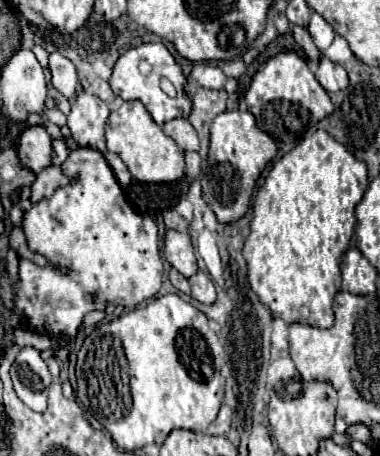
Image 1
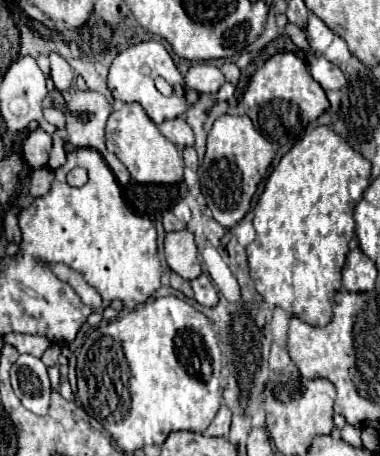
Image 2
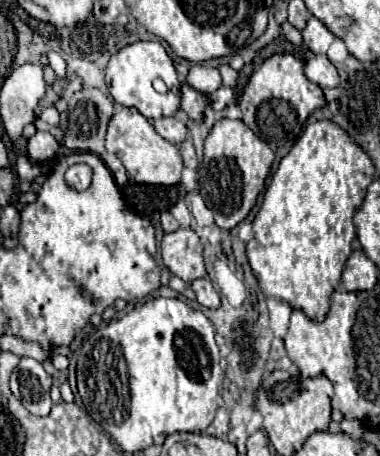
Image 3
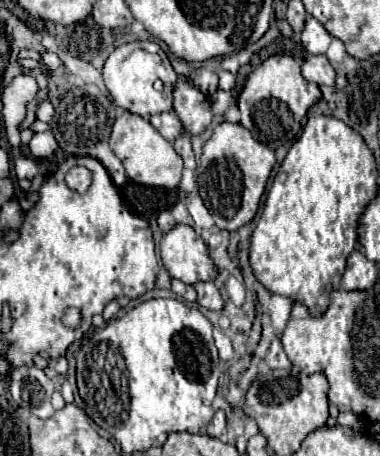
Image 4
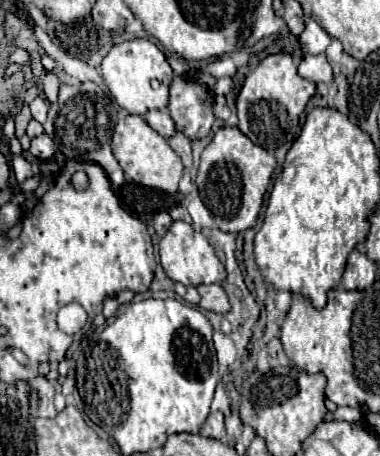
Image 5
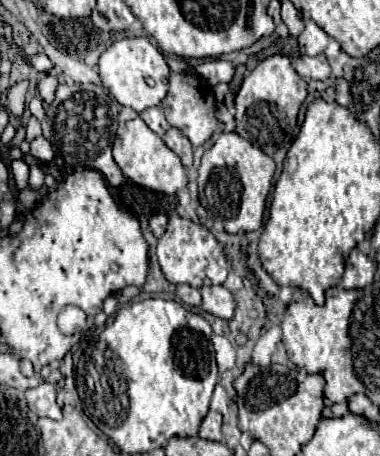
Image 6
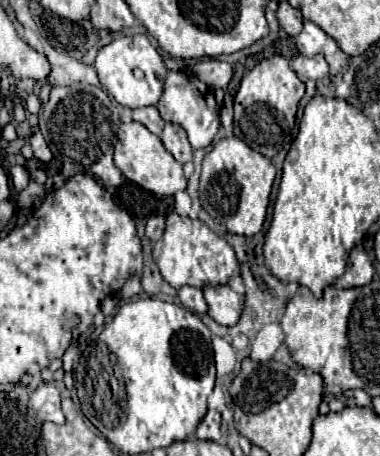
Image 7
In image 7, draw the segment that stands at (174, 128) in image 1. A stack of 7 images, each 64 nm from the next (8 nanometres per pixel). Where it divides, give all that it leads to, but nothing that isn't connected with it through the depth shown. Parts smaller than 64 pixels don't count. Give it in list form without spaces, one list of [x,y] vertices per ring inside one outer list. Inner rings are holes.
[[[148,106],[148,108],[134,108],[132,110],[132,120],[136,122],[142,122],[152,134],[160,134],[162,128],[164,128],[164,120],[160,118],[156,106]]]

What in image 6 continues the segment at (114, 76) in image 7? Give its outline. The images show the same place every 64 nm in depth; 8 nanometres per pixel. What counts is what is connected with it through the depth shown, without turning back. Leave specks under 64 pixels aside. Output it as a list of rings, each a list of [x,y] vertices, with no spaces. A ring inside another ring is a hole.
[[[146,36],[124,38],[124,40],[114,42],[102,52],[98,60],[98,68],[100,68],[102,84],[108,88],[108,92],[122,106],[130,106],[136,112],[142,112],[152,106],[160,106],[162,98],[166,96],[170,68],[164,56],[158,52],[158,48]],[[148,80],[152,80],[152,84],[148,84]]]

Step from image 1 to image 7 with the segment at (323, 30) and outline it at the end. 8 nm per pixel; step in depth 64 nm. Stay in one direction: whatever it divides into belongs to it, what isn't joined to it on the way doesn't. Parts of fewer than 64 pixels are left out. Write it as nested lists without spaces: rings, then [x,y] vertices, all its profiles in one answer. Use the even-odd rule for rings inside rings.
[[[306,20],[304,22],[304,30],[294,38],[294,42],[296,42],[296,48],[298,48],[300,54],[316,56],[316,54],[322,52],[322,46],[324,46],[326,38],[328,36],[326,36],[324,30],[320,30],[316,24]]]

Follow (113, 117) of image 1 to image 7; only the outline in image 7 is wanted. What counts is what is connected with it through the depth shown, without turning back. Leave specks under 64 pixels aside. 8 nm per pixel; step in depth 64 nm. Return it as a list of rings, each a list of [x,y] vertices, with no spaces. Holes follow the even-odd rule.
[[[128,122],[118,130],[118,144],[114,148],[114,164],[130,182],[142,186],[156,196],[172,196],[178,190],[186,190],[186,176],[174,156],[162,146],[160,138],[154,136],[144,124]]]

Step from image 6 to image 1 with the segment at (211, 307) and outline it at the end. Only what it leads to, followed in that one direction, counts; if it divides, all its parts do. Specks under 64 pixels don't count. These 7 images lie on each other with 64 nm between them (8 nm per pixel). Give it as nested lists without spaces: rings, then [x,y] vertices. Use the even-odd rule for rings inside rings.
[[[198,272],[190,278],[190,286],[192,286],[192,298],[196,298],[202,304],[214,304],[216,300],[216,290],[214,290],[214,282],[210,280],[208,274]]]

